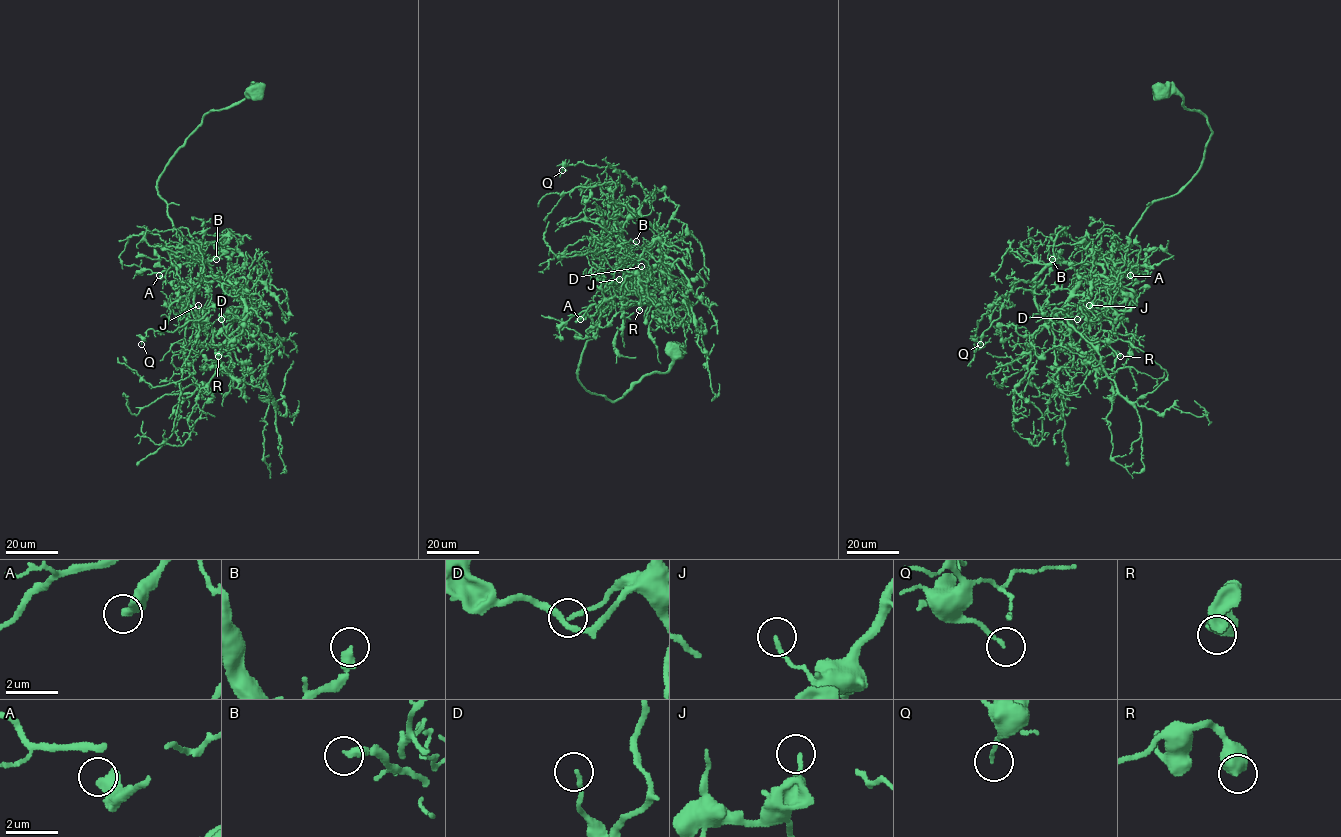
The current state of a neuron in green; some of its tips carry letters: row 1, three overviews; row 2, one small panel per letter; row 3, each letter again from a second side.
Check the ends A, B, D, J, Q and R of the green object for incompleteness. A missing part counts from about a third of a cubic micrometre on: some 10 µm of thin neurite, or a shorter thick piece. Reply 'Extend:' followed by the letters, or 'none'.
Extend: B

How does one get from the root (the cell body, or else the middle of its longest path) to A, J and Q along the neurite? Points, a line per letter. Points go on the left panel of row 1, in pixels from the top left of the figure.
A: (254, 90), (240, 102), (210, 110), (158, 179), (157, 193), (166, 204), (166, 212), (189, 259), (159, 275)
J: (254, 90), (210, 110), (157, 182), (183, 252), (206, 263), (225, 289), (212, 310), (198, 305)
Q: (254, 90), (210, 110), (157, 182), (184, 253), (208, 264), (201, 276), (225, 294), (141, 344)

